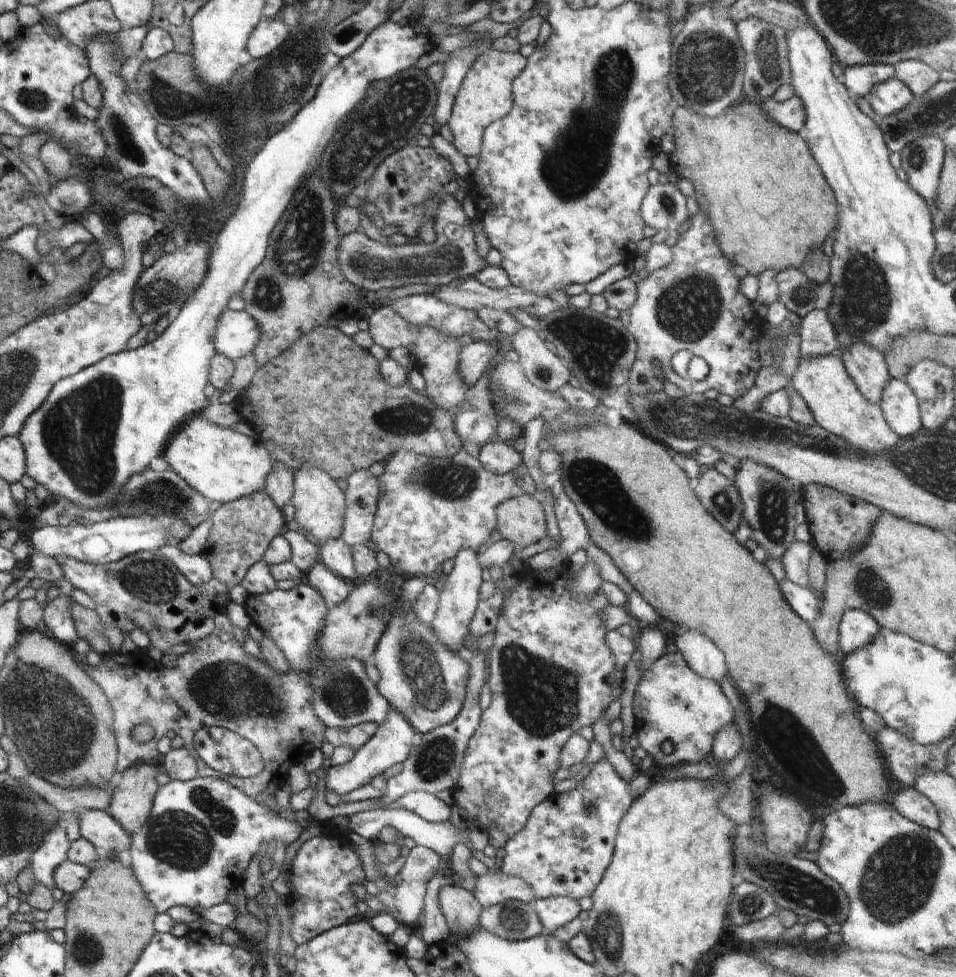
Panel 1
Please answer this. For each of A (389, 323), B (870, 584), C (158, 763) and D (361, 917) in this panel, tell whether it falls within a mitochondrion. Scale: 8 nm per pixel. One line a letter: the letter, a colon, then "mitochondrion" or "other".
A: other
B: mitochondrion
C: other
D: other

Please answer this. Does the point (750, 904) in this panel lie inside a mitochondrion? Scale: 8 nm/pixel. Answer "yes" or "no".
yes

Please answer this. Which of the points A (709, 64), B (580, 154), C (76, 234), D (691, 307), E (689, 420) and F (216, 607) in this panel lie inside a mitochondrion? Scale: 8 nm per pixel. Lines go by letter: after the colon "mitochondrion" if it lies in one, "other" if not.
A: mitochondrion
B: mitochondrion
C: other
D: mitochondrion
E: mitochondrion
F: other

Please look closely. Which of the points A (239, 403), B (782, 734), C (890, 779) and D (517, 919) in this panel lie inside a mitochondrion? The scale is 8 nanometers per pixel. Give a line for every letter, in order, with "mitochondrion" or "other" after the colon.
A: other
B: mitochondrion
C: other
D: mitochondrion

